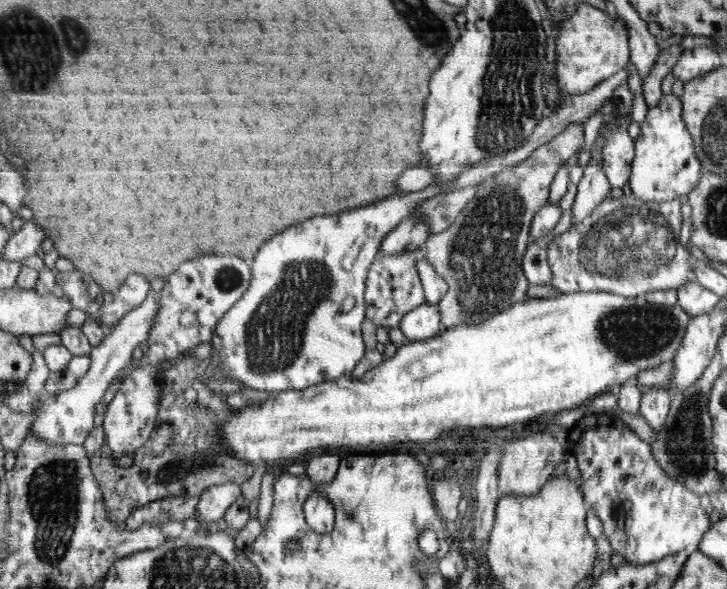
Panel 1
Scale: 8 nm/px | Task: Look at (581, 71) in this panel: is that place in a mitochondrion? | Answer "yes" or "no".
no

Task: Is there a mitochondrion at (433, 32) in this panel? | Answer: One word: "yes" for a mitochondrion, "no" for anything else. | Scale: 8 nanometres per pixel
yes

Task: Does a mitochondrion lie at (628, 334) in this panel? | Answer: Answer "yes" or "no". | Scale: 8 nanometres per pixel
yes

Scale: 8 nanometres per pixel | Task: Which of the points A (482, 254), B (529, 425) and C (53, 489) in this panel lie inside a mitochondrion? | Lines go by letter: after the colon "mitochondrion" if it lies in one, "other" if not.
A: mitochondrion
B: other
C: mitochondrion

